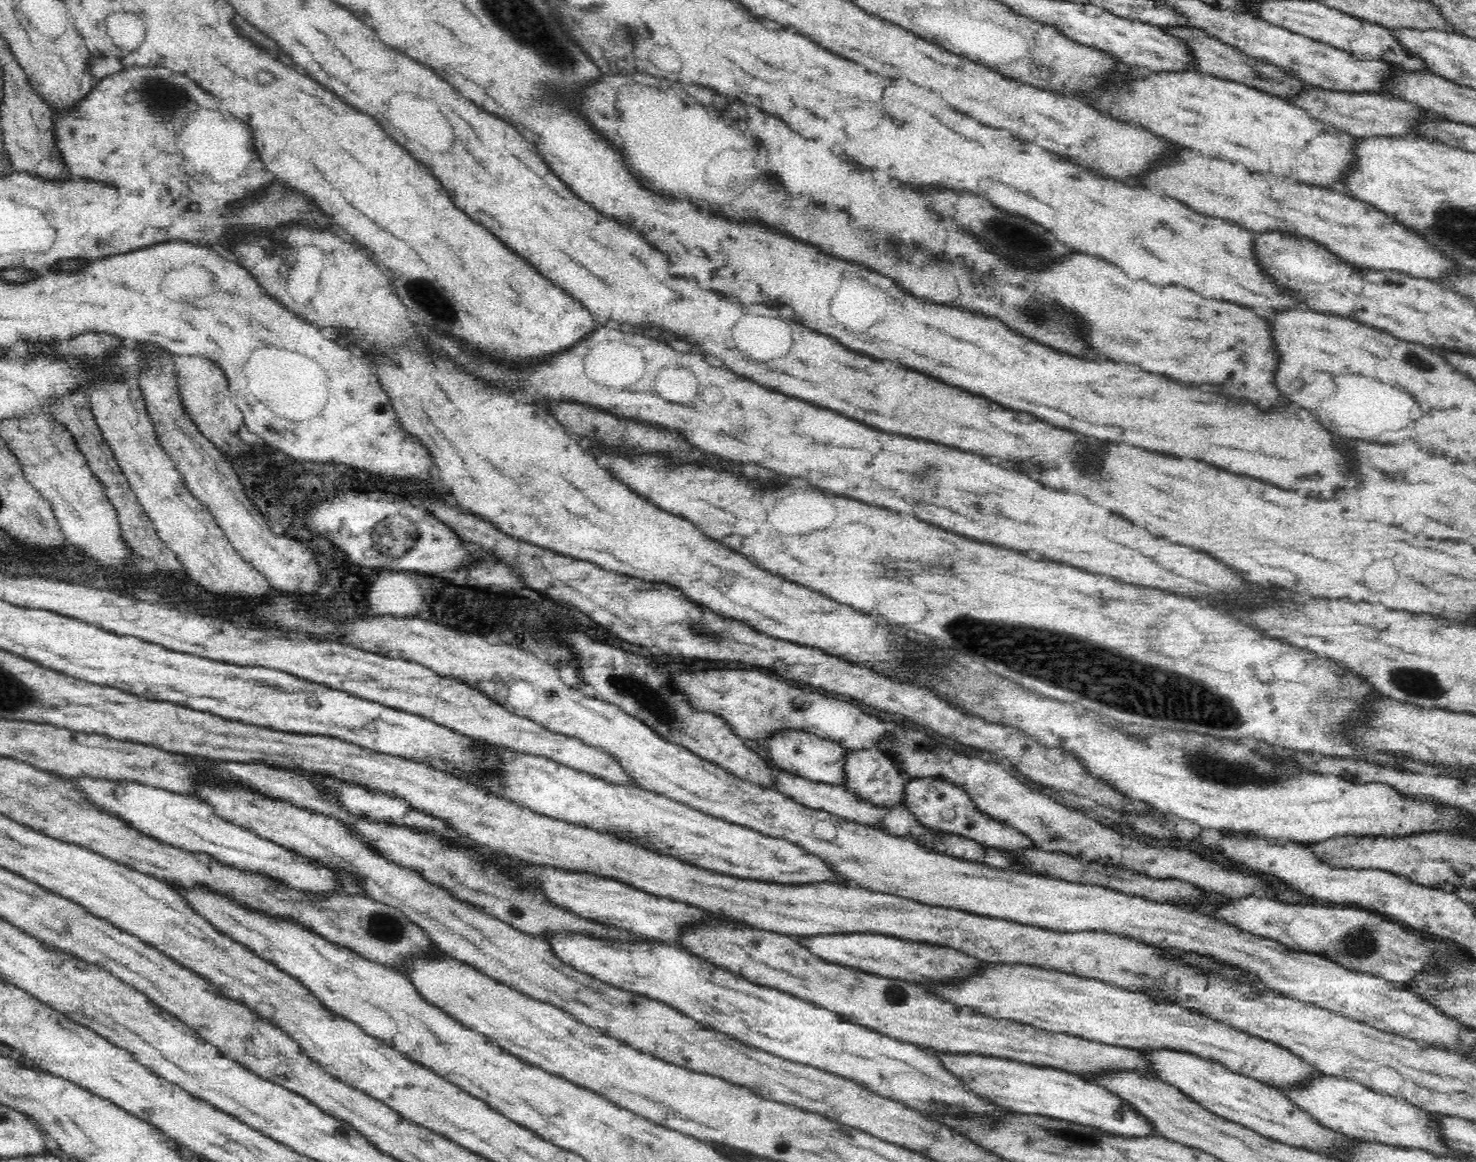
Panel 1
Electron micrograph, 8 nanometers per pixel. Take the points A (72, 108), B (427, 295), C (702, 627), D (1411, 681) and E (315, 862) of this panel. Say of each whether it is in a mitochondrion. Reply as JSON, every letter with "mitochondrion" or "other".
{"A":"other","B":"mitochondrion","C":"mitochondrion","D":"mitochondrion","E":"other"}

